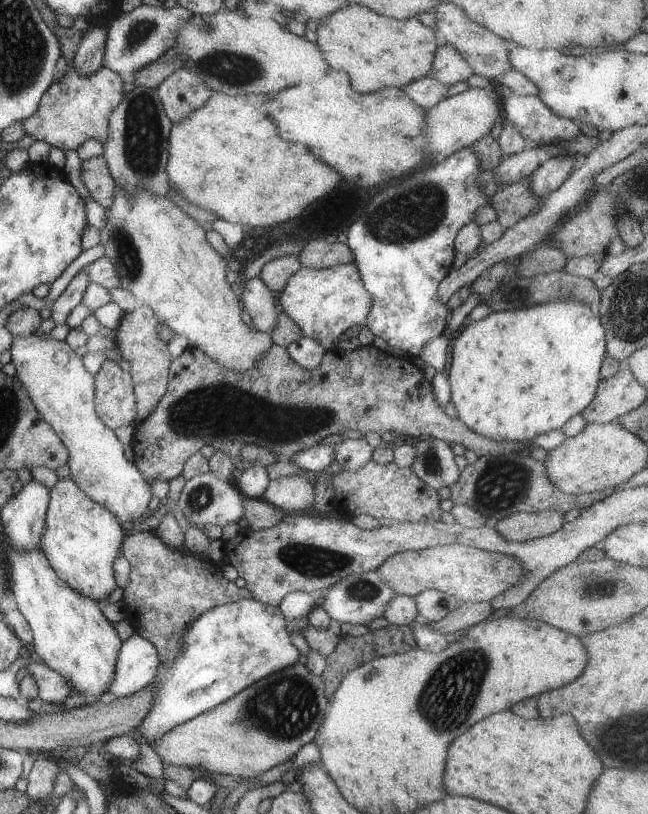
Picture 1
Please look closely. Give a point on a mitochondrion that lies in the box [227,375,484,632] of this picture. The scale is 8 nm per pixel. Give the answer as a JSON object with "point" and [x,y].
{"point":[310,561]}

